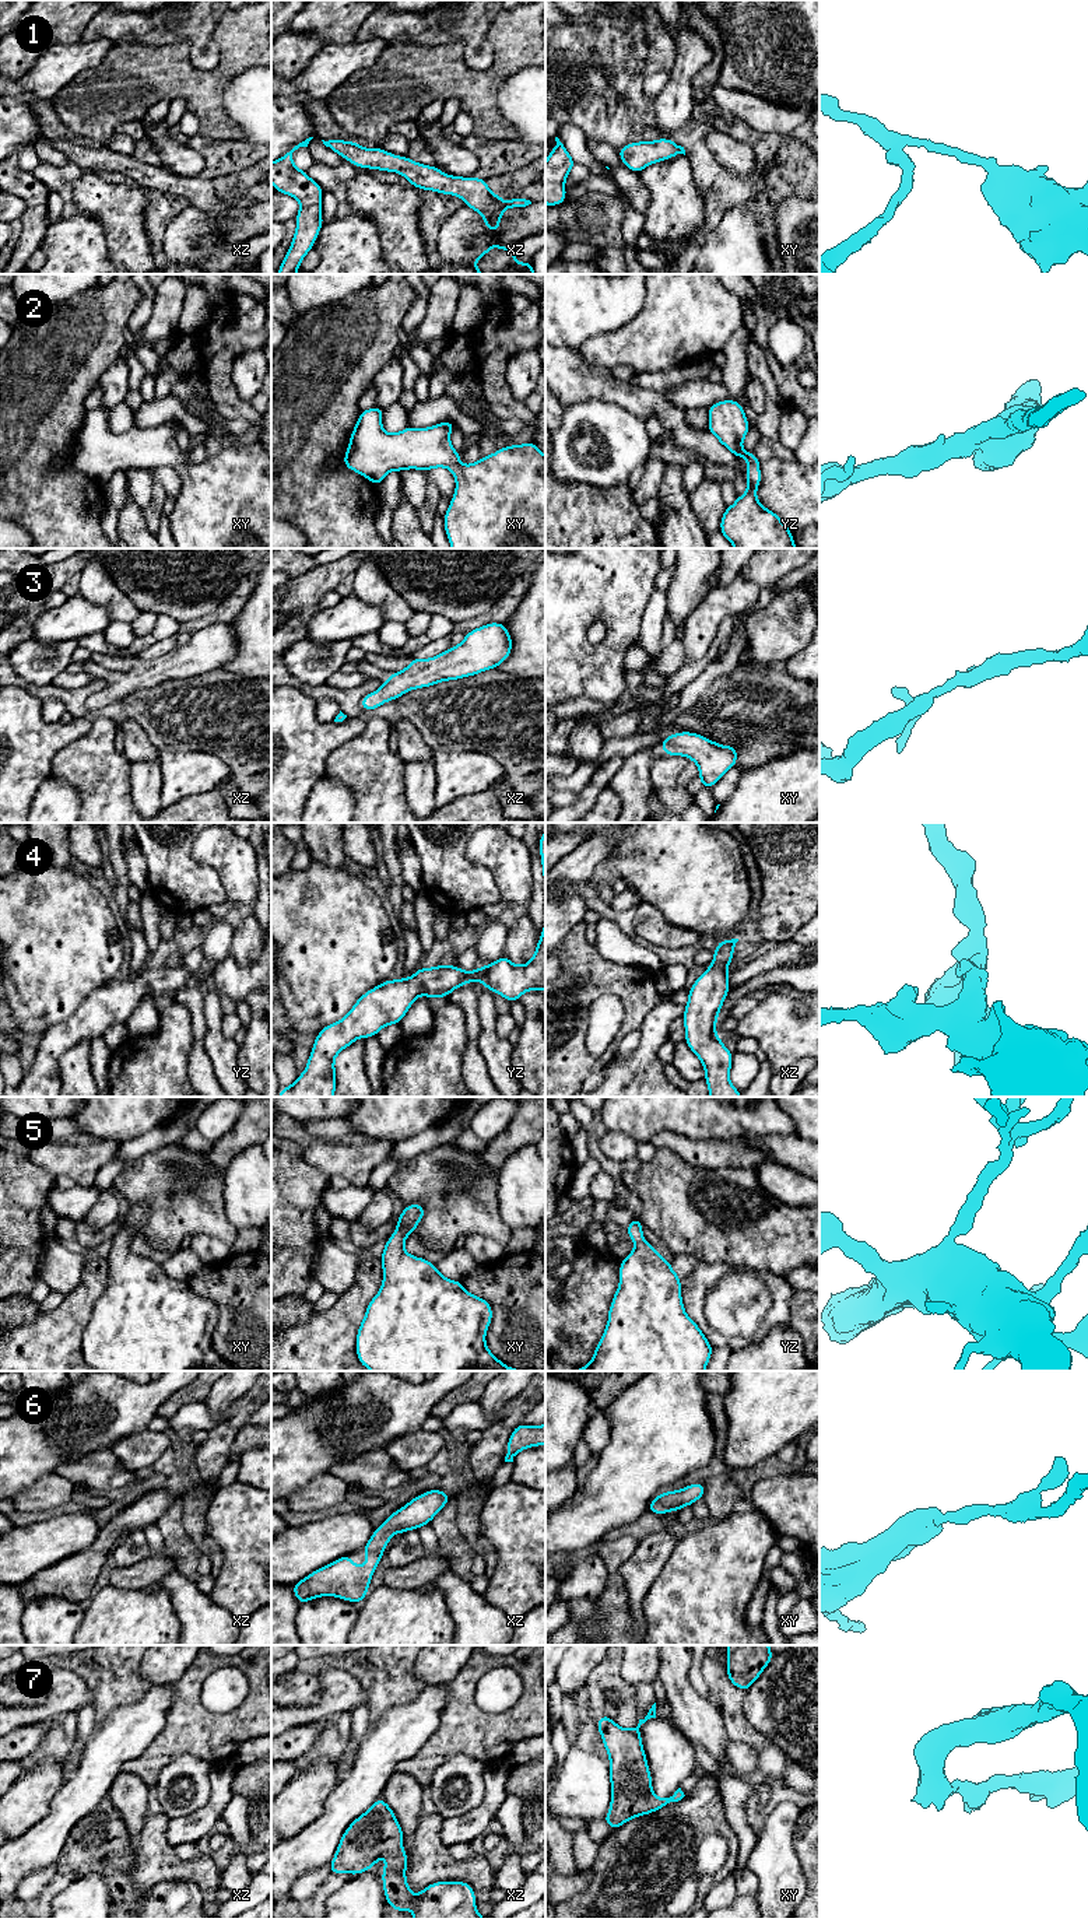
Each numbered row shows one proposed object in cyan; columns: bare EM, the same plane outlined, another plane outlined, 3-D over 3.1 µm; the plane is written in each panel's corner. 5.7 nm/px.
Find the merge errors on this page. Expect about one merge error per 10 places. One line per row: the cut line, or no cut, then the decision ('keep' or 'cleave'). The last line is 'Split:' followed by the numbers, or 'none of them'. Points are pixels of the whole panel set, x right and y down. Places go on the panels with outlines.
1: cut none; keep
2: cut none; keep
3: cut none; keep
4: cut none; keep
5: cut none; keep
6: cut none; keep
7: cut none; keep
Split: none of them

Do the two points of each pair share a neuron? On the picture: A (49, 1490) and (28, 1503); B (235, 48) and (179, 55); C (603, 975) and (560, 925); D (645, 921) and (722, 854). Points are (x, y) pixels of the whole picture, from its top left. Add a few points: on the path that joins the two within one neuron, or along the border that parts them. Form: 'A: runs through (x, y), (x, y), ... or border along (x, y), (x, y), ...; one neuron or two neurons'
A: runs through (44, 1494), (34, 1500); one neuron
B: runs through (225, 65), (214, 76), (195, 76), (190, 72); one neuron
C: border along (582, 921), (560, 946); two neurons
D: border along (641, 901), (653, 905), (670, 922), (685, 928); two neurons

